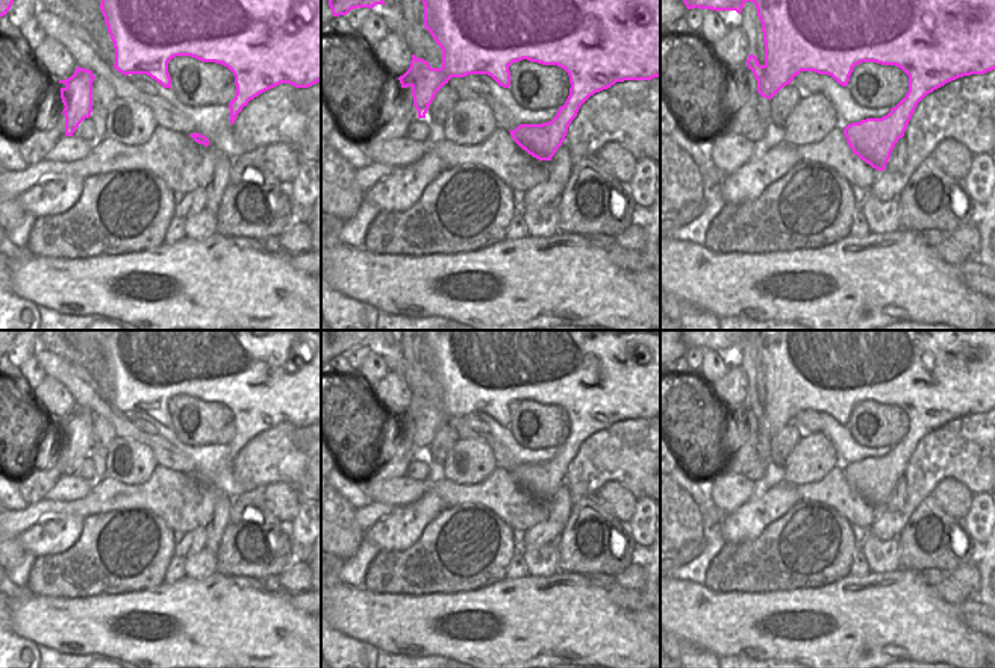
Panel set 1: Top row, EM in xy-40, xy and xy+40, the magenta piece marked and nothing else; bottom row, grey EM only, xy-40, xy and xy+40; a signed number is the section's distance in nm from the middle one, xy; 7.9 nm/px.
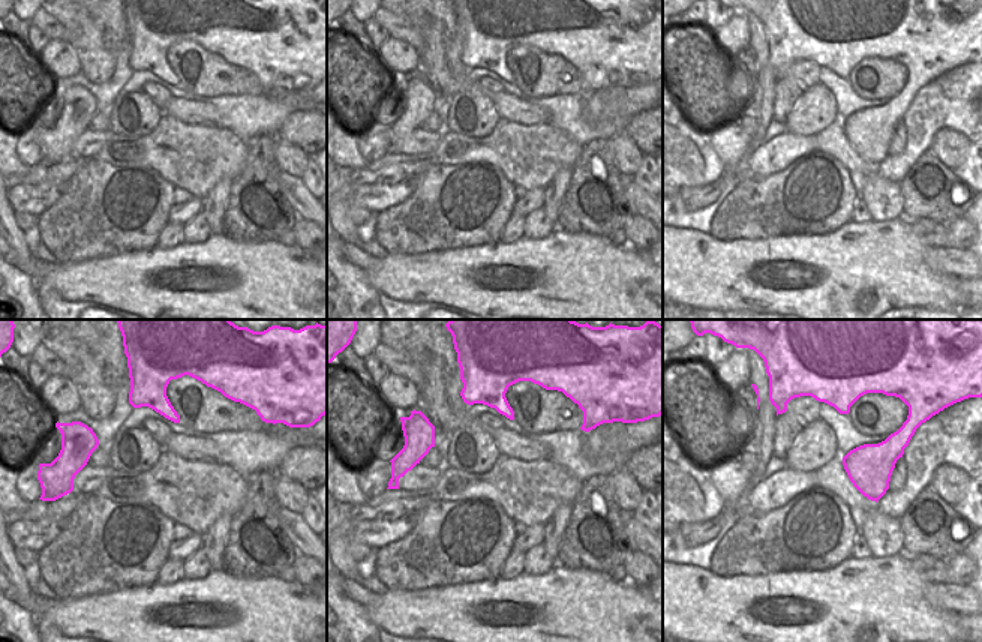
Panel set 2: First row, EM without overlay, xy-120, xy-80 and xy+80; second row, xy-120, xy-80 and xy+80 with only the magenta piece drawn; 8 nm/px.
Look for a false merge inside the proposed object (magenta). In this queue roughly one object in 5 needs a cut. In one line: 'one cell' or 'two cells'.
one cell

